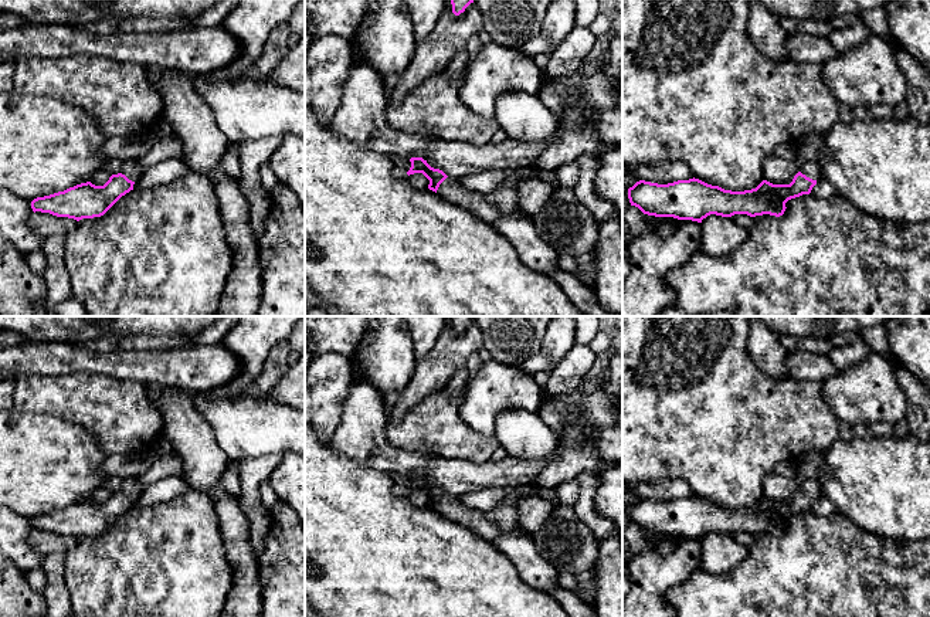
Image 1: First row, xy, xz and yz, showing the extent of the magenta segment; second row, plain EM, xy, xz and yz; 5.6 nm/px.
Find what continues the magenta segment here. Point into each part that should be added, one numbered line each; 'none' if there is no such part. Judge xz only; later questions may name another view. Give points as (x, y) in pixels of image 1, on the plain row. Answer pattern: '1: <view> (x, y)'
1: xz (519, 548)

